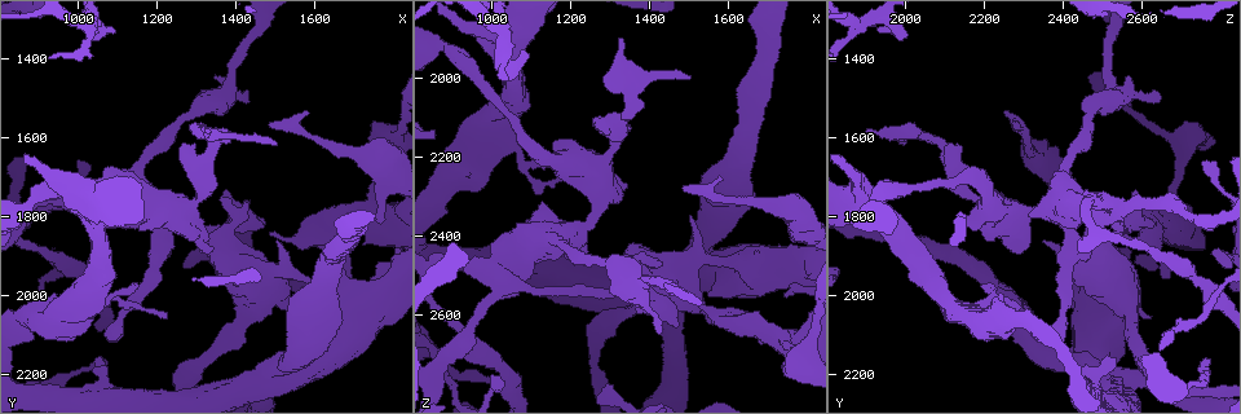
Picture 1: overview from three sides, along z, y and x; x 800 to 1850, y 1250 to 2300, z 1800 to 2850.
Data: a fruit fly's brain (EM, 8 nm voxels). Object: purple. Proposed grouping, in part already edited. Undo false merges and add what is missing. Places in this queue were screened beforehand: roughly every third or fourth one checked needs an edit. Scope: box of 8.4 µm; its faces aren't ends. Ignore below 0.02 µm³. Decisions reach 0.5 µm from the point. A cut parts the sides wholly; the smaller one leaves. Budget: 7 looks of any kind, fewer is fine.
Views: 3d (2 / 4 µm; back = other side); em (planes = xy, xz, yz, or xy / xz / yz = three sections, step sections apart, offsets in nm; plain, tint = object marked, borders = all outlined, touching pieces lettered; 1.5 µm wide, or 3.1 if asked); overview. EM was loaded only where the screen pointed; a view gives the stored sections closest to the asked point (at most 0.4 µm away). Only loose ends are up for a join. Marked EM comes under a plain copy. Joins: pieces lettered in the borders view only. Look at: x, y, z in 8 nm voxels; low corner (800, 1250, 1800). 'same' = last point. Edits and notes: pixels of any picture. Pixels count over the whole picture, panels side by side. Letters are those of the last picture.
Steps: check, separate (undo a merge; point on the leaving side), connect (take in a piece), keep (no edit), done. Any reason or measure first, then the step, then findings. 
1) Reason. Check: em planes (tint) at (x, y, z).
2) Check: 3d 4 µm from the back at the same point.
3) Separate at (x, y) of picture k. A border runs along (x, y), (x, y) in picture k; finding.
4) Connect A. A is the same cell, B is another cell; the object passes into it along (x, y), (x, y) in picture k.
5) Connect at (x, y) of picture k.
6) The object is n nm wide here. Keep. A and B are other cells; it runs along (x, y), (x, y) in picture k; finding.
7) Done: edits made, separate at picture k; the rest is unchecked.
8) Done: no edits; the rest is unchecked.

Free end. Check: em planes (borders) at (1350, 1880, 2270).

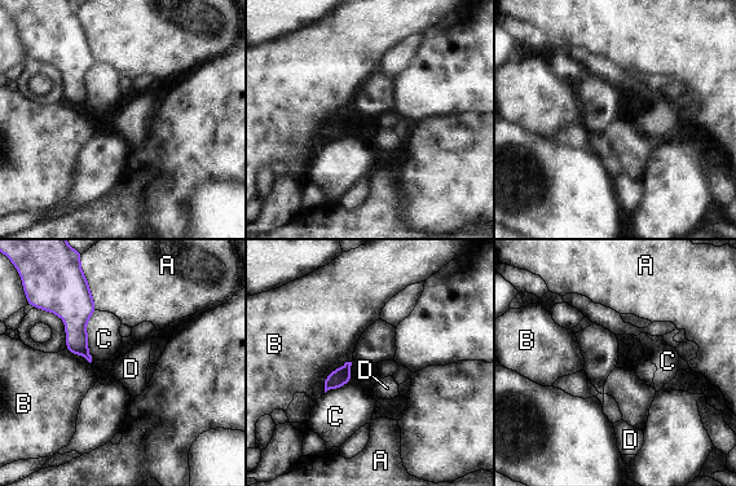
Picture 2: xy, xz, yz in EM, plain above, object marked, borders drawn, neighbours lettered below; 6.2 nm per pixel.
Keep. A, B, C and D are other cells; a border runs along (96, 309), (87, 325), (89, 362) in picture 2; no lettered piece goes on from it.

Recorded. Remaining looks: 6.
Narrows sharply. Check: 3d 2 µm at (1580, 1590, 2300).

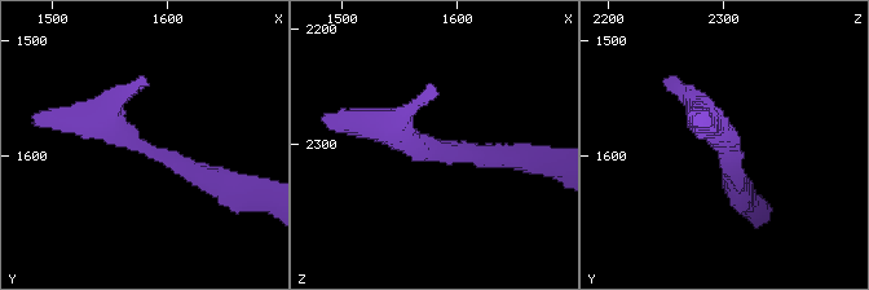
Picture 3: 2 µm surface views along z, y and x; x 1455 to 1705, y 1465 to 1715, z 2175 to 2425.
Check: em planes (borders) at (1576, 1592, 2304).

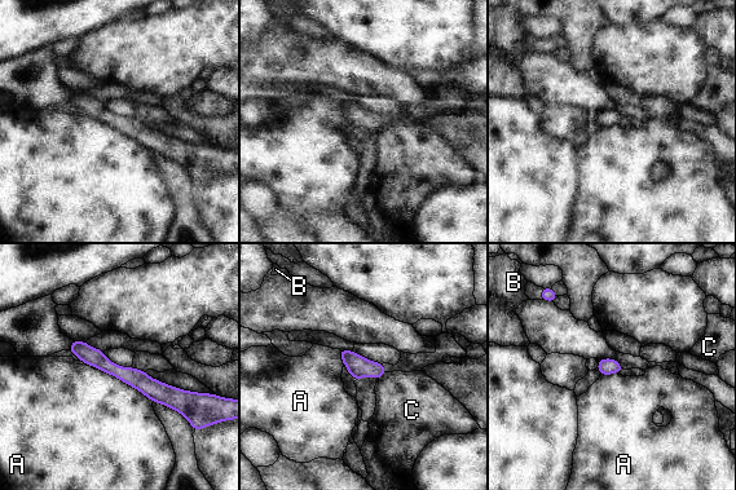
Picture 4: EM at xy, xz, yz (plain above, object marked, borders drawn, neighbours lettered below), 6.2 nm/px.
Keep. A, B and C are other cells; it runs along (73, 348), (161, 393), (177, 394) in picture 4; one neuron here.

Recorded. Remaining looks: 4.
Branch stops here. Check: 3d 2 µm at (1425, 1495, 2650).

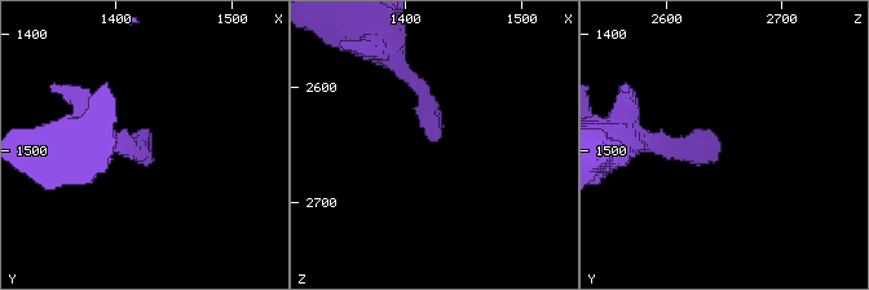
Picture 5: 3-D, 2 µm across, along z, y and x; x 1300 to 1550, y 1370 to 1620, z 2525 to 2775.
Check: em planes (borders) at (1422, 1498, 2648).

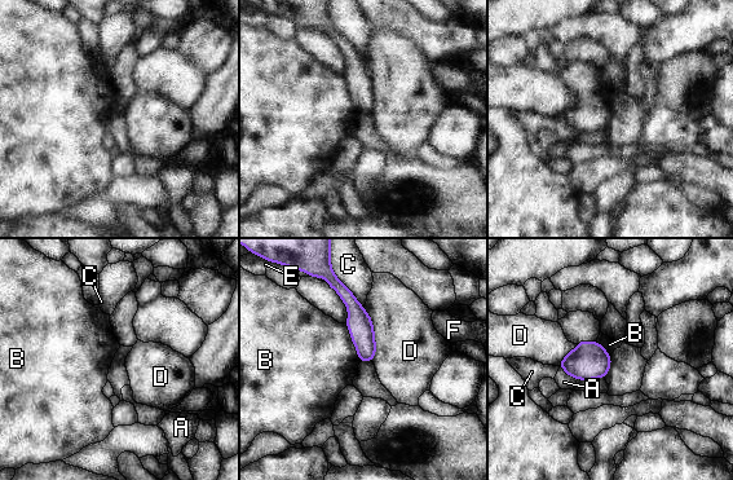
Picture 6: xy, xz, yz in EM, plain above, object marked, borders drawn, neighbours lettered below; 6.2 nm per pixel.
The object is 140 nm wide here. Keep. A, B, C, D, E and F are other cells; a border runs along (344, 324), (357, 357), (361, 361) in picture 6; no lettered piece goes on from it.

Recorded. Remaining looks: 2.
Done: no edits; the rest is unchecked.

